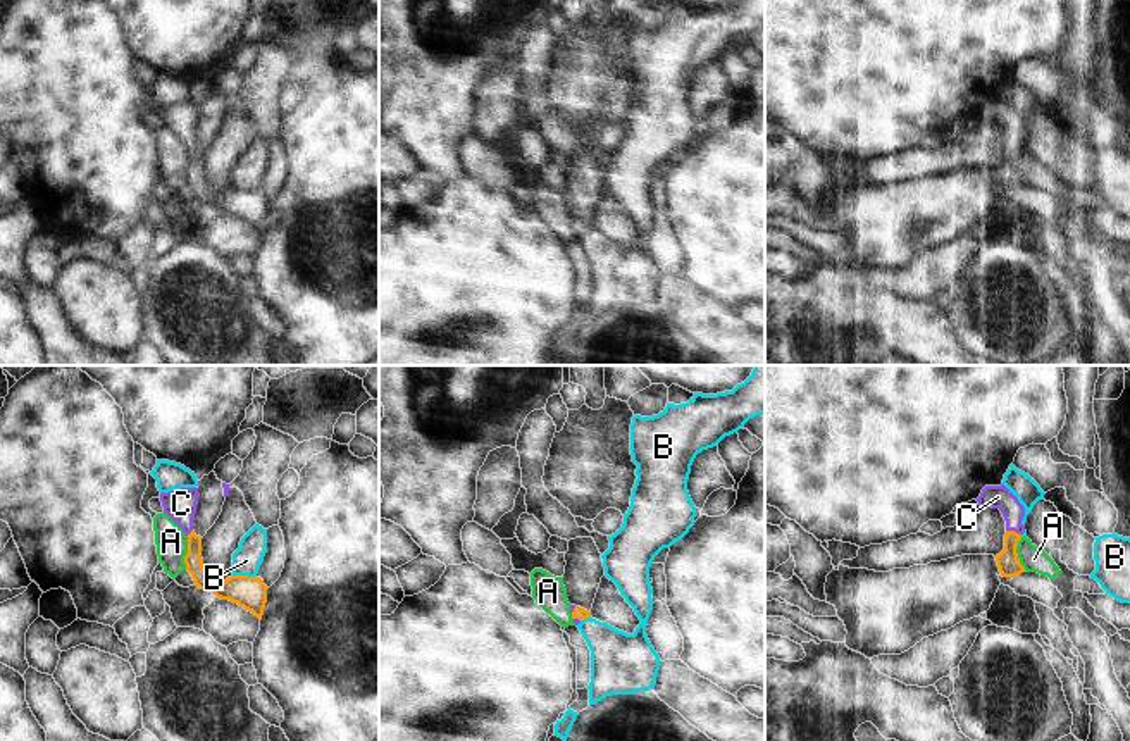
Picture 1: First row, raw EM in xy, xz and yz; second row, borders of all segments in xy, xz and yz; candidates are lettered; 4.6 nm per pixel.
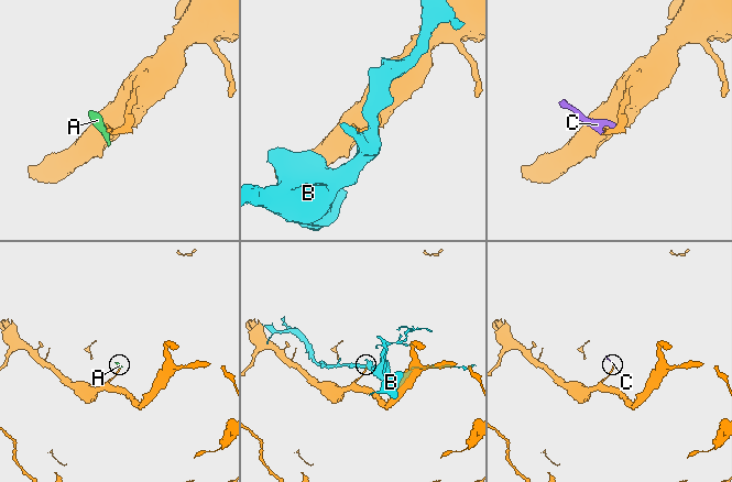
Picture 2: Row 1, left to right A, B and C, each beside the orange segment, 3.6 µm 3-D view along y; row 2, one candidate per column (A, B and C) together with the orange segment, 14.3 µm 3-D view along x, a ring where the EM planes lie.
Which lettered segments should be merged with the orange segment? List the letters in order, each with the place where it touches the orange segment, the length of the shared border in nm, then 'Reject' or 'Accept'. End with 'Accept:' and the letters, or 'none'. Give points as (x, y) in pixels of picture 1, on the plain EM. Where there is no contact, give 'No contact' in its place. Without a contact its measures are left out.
A: Touches orange at yz (1017, 168). Shared border 170 nm. Reject
B: Touches orange at xy (245, 190). Shared border 110 nm. Reject
C: Touches orange at yz (1013, 145). Shared border 80 nm. Accept
Accept: C.

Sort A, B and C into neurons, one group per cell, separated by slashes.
A / B / C

